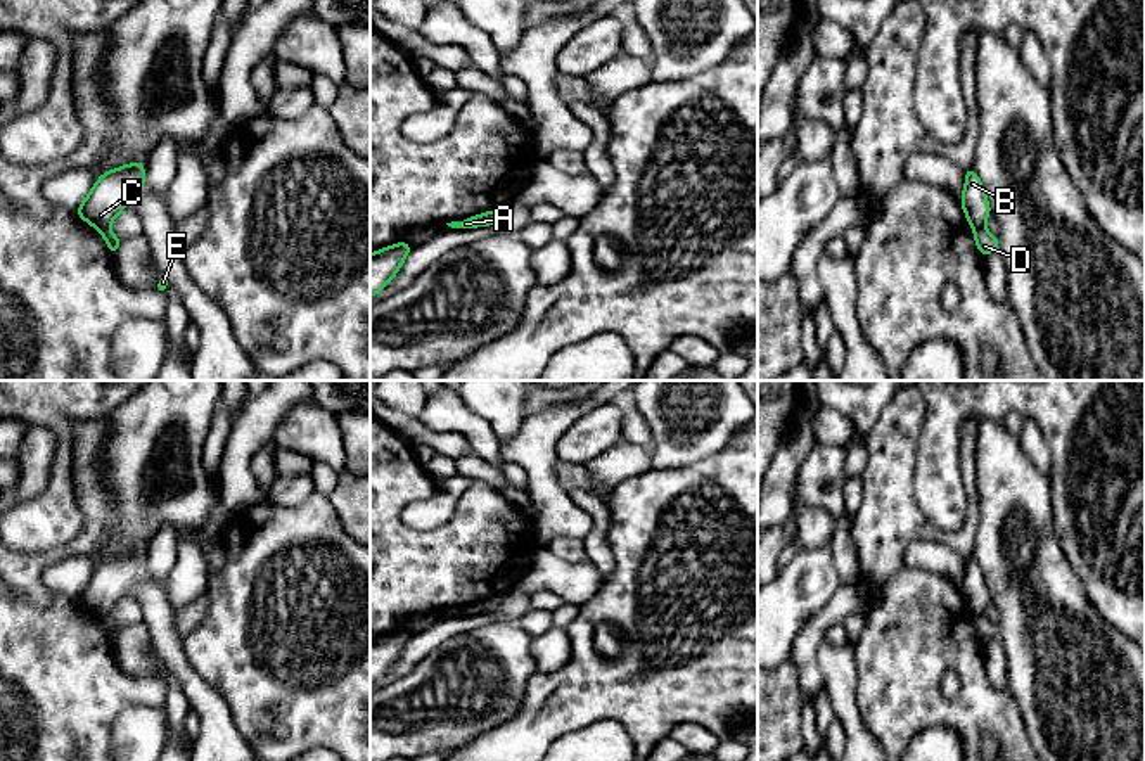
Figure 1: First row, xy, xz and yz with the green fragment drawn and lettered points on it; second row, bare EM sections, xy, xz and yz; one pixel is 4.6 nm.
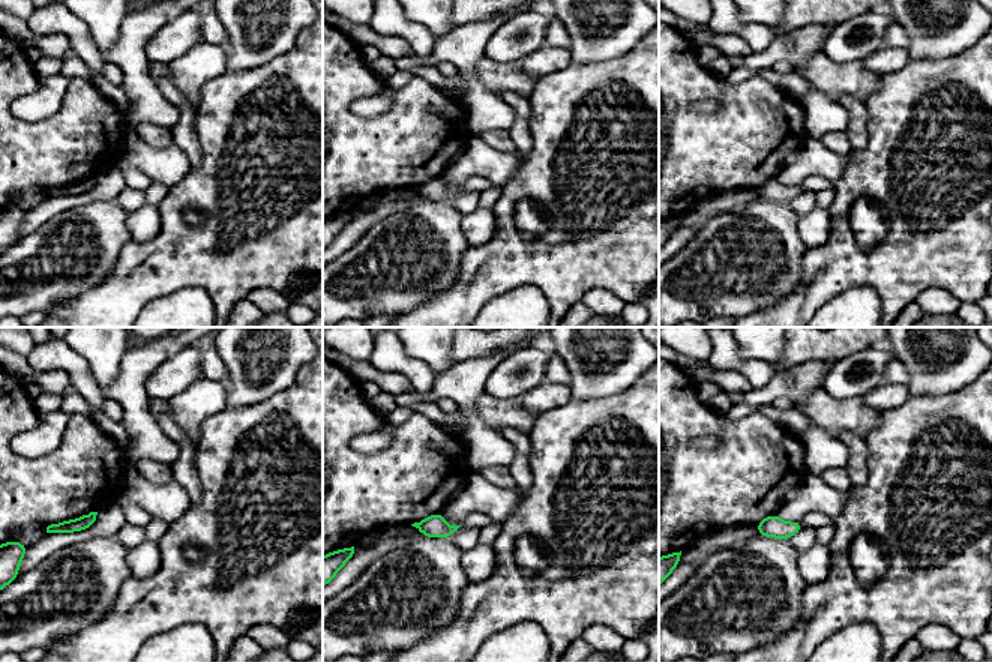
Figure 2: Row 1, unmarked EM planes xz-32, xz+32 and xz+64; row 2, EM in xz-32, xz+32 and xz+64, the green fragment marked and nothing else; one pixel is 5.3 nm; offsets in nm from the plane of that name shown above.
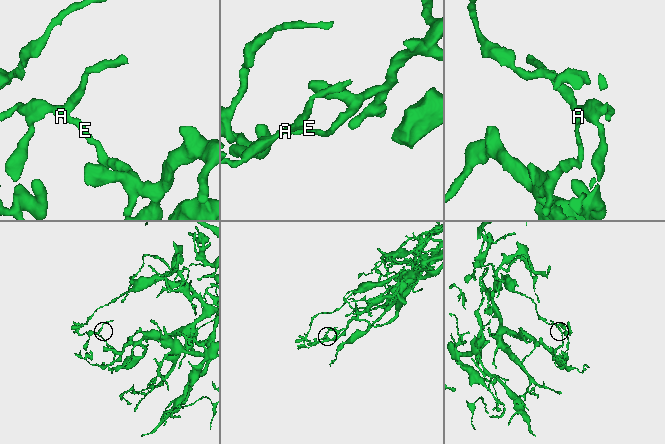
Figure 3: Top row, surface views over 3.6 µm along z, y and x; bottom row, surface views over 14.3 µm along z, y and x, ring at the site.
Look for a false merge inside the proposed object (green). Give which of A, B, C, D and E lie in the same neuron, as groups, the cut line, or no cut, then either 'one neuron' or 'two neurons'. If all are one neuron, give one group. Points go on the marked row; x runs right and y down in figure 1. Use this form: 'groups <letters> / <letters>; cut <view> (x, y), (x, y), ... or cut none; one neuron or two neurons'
groups A B C D E; cut none; one neuron

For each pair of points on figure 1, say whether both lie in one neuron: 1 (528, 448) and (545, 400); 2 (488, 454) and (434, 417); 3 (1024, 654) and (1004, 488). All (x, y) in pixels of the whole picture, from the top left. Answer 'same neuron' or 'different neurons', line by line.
1: different neurons
2: same neuron
3: same neuron

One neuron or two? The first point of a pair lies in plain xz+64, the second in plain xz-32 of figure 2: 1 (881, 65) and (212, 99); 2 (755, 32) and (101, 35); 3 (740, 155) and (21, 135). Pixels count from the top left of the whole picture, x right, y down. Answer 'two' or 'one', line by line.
1: two
2: two
3: one

